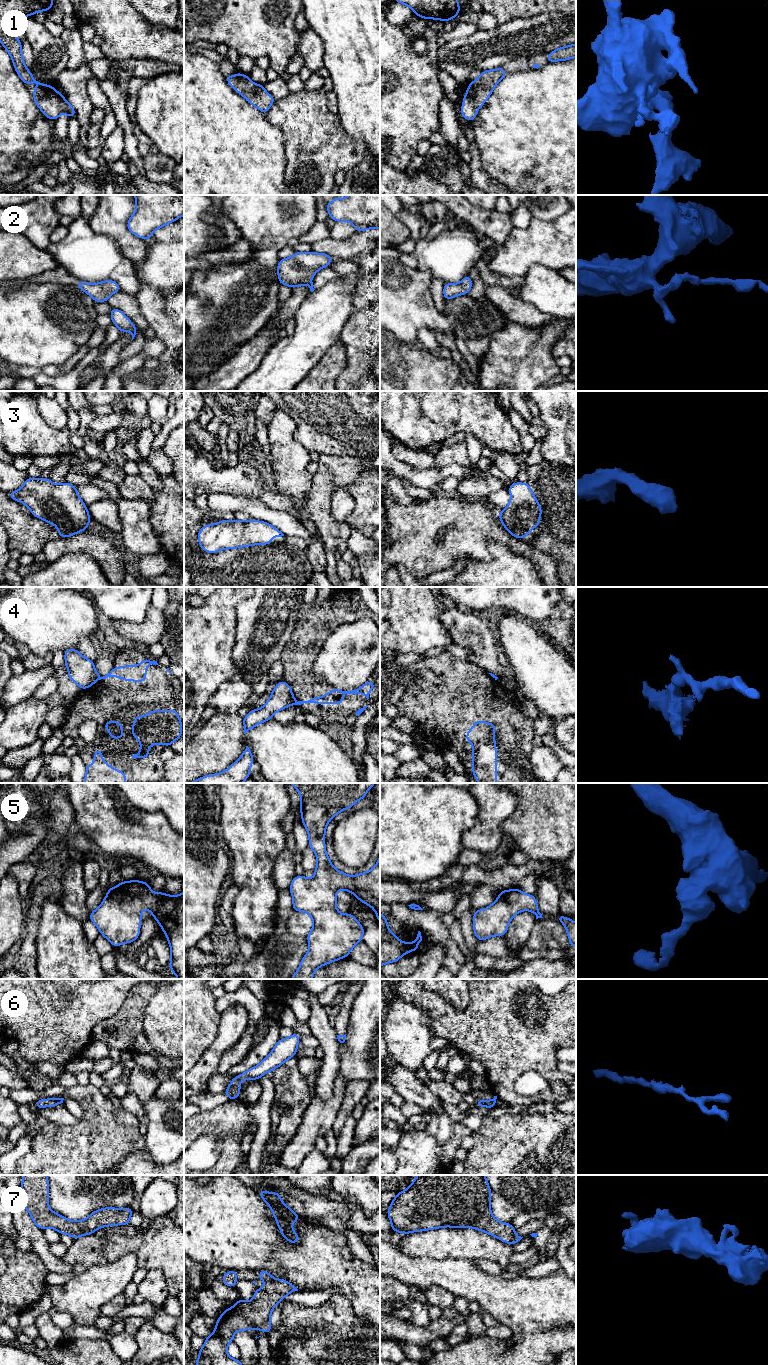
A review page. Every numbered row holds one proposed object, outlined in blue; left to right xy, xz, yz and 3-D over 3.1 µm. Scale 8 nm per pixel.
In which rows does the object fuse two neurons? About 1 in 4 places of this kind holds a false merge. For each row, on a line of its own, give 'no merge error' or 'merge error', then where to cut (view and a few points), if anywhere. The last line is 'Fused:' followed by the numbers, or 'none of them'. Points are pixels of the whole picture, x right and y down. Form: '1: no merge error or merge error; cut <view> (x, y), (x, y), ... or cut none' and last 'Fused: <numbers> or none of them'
1: no merge error; cut none
2: no merge error; cut none
3: no merge error; cut none
4: merge error; cut xy (99, 677), (96, 680)
5: no merge error; cut none
6: no merge error; cut none
7: no merge error; cut none
Fused: 4

